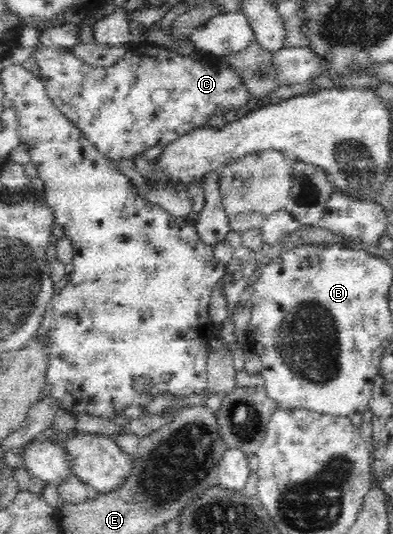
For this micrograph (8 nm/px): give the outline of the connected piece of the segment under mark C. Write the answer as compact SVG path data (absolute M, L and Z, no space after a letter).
M144 40L130 45L124 56L119 58L115 64L109 65L109 67L95 67L89 65L89 63L86 63L83 59L76 57L71 47L65 47L64 45L37 44L32 49L29 57L35 59L39 64L40 78L47 88L49 97L61 110L61 113L64 113L75 126L81 130L81 133L93 143L97 151L104 154L106 159L113 162L120 162L123 159L135 159L137 156L142 156L144 151L152 147L161 146L163 148L168 143L171 143L171 141L185 135L188 131L207 126L215 115L225 115L228 111L240 112L239 109L241 107L253 107L253 103L256 100L256 98L253 97L252 91L245 85L240 71L232 64L229 64L230 55L213 55L212 53L200 51L200 49L196 49L194 55L183 55L183 53L179 53L177 50L171 50L171 47L163 47L159 43L147 43L147 40Z

